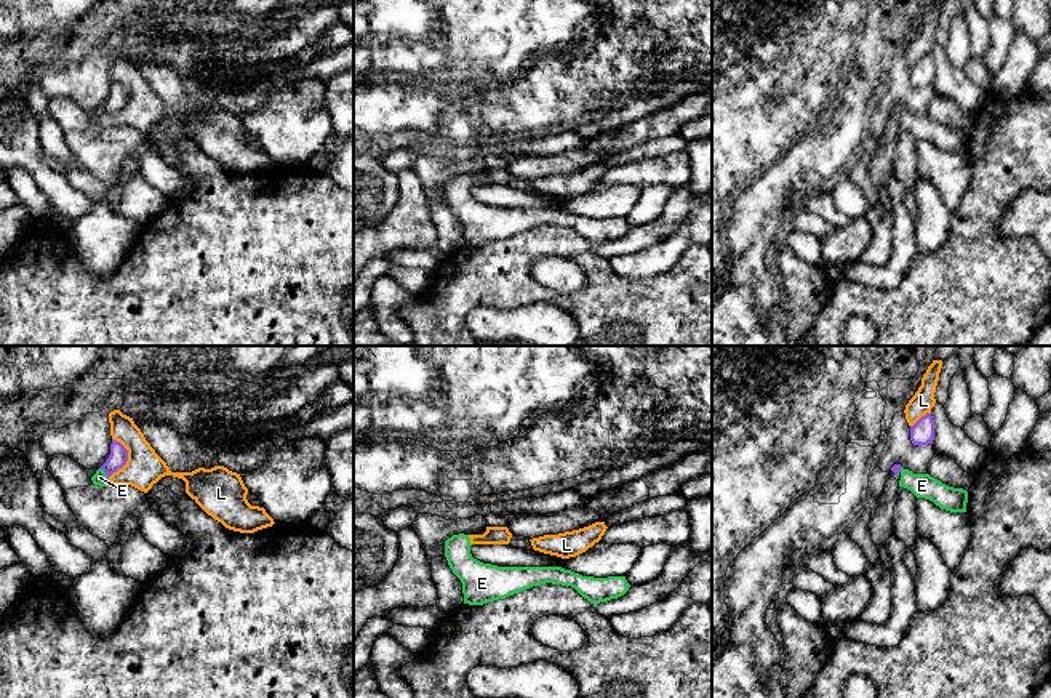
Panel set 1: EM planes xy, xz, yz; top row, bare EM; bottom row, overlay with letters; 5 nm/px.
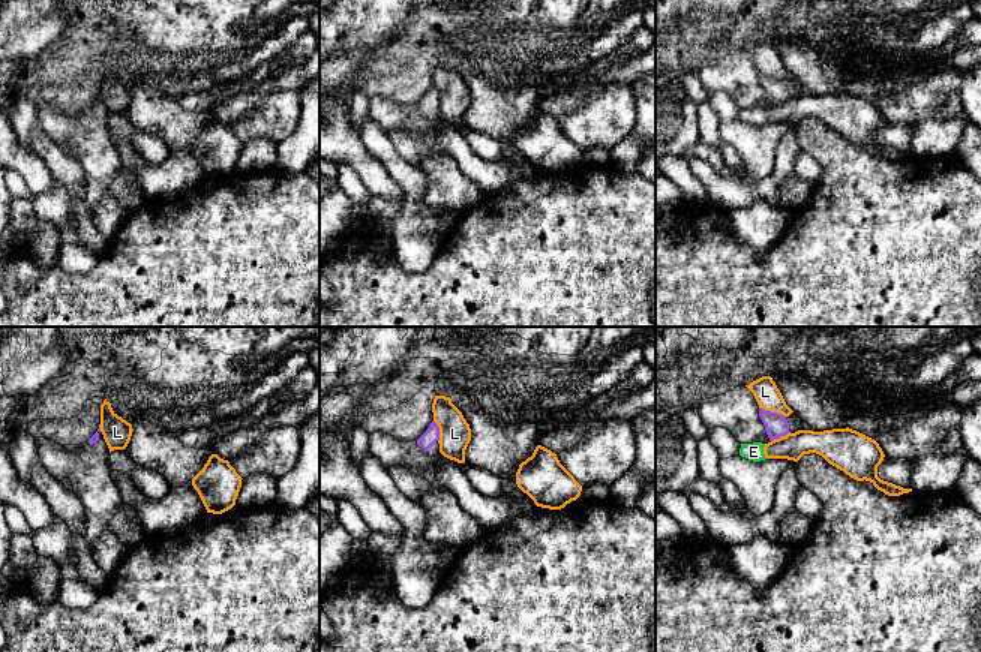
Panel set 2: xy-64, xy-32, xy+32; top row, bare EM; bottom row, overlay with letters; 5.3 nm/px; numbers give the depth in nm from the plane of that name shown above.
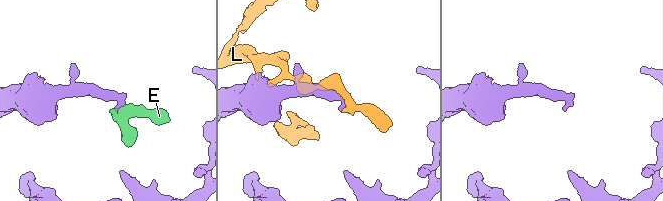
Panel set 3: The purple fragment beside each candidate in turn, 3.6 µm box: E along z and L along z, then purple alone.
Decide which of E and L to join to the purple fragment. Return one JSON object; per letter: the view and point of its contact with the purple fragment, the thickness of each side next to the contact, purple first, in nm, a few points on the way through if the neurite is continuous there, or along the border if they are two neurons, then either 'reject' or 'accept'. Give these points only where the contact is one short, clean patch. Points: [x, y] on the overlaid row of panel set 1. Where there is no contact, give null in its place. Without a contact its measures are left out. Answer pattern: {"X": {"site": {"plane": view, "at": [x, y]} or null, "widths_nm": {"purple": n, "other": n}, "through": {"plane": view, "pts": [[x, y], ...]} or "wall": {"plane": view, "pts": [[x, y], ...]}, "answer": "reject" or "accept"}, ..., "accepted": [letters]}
{"E": {"site": {"plane": "xy", "at": [106, 474]}, "widths_nm": {"purple": 100, "other": 70}, "wall": {"plane": "xy", "pts": [[99, 468], [107, 479]]}, "answer": "reject"}, "L": {"site": {"plane": "xy", "at": [127, 458]}, "widths_nm": {"purple": 100, "other": 190}, "answer": "reject"}, "accepted": []}

